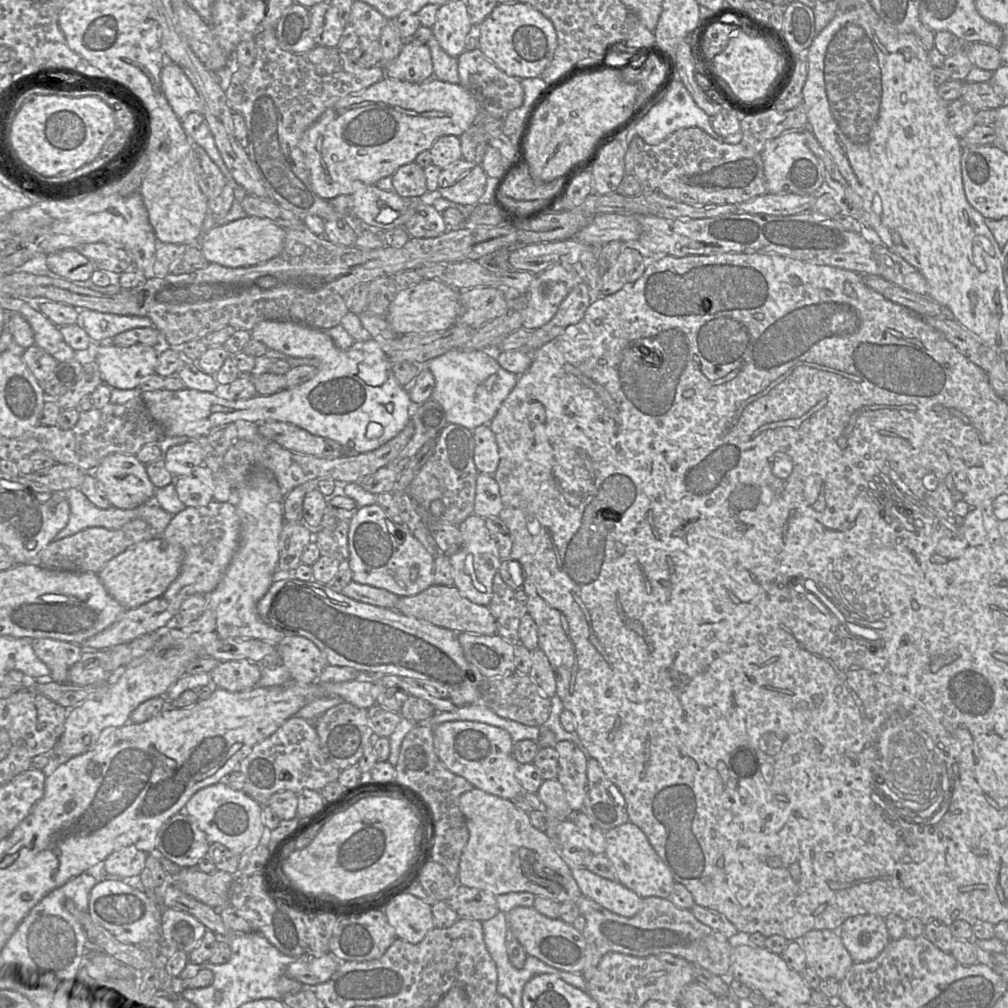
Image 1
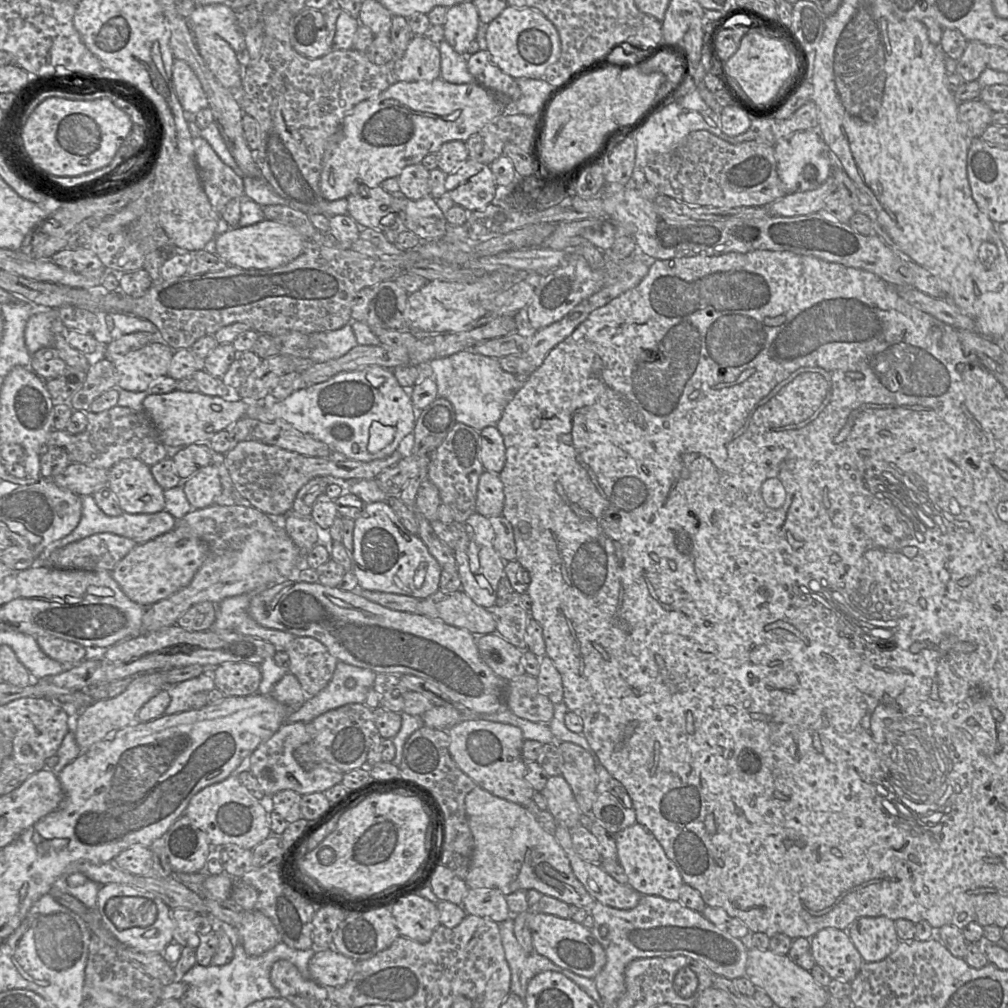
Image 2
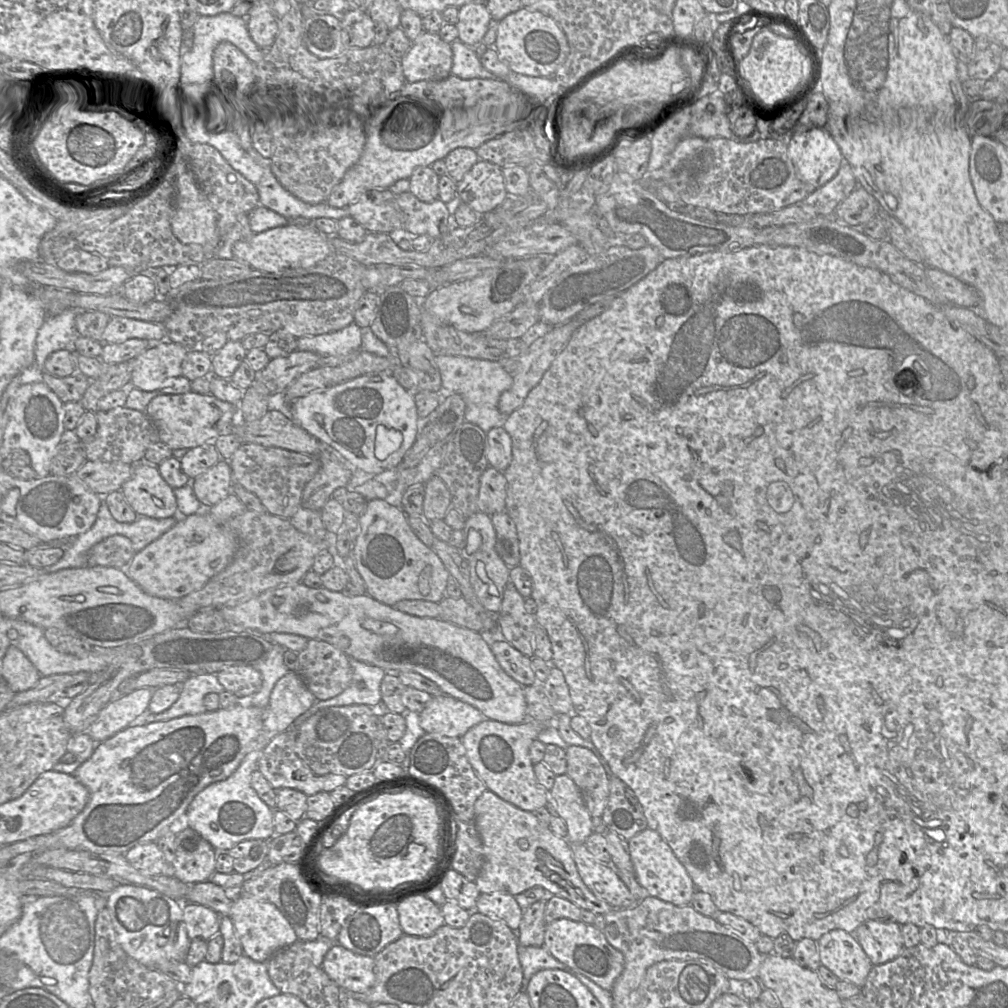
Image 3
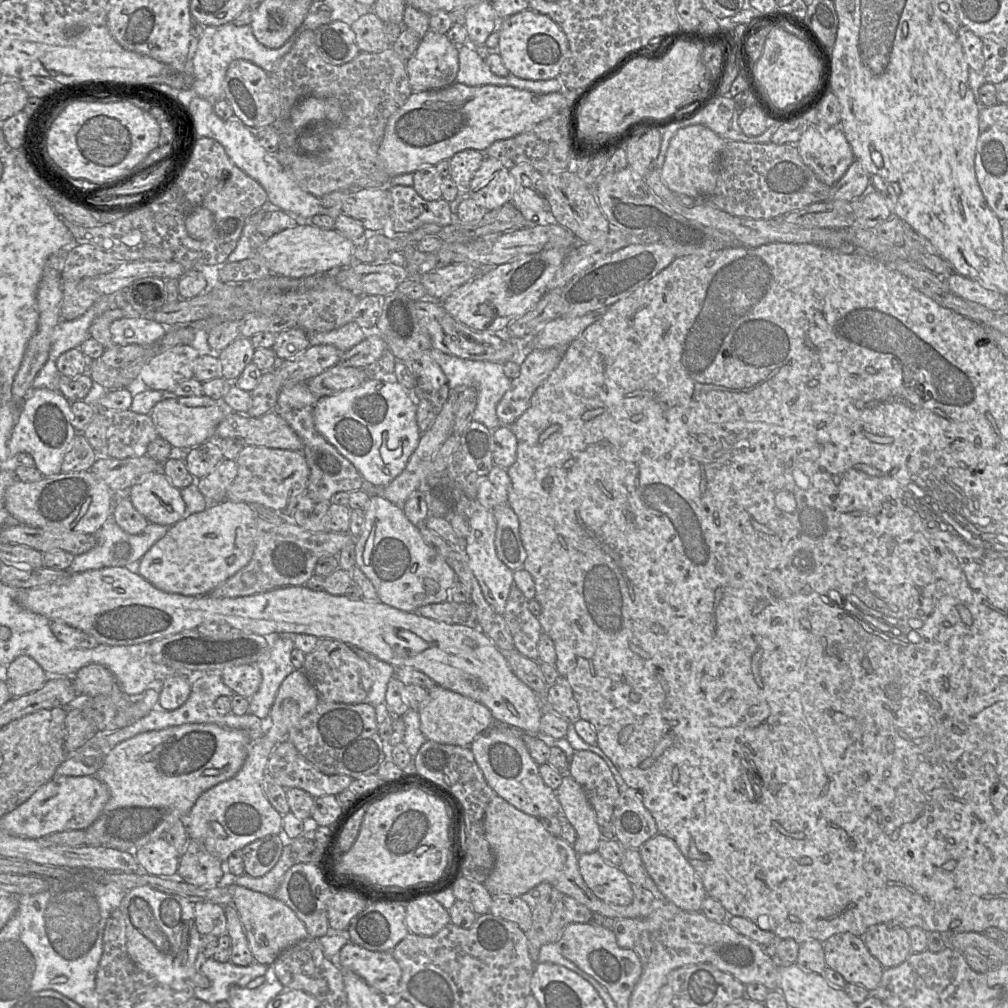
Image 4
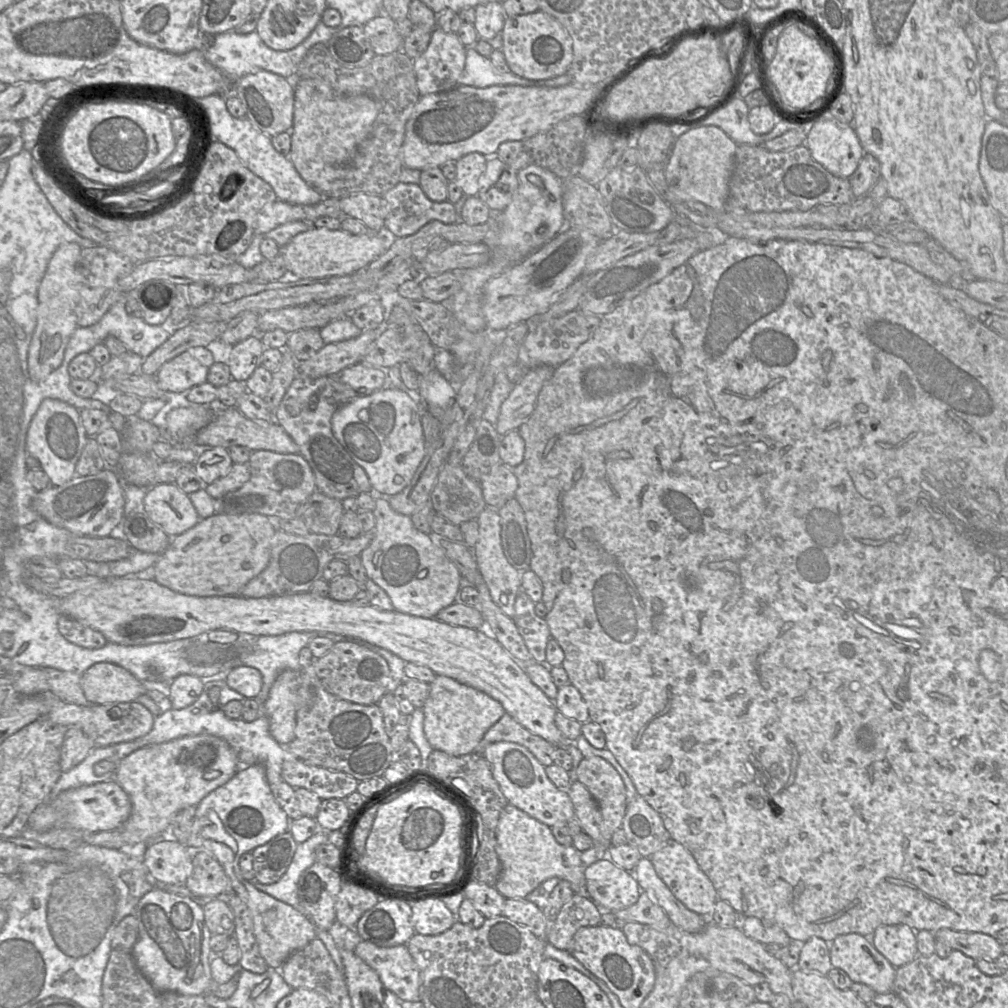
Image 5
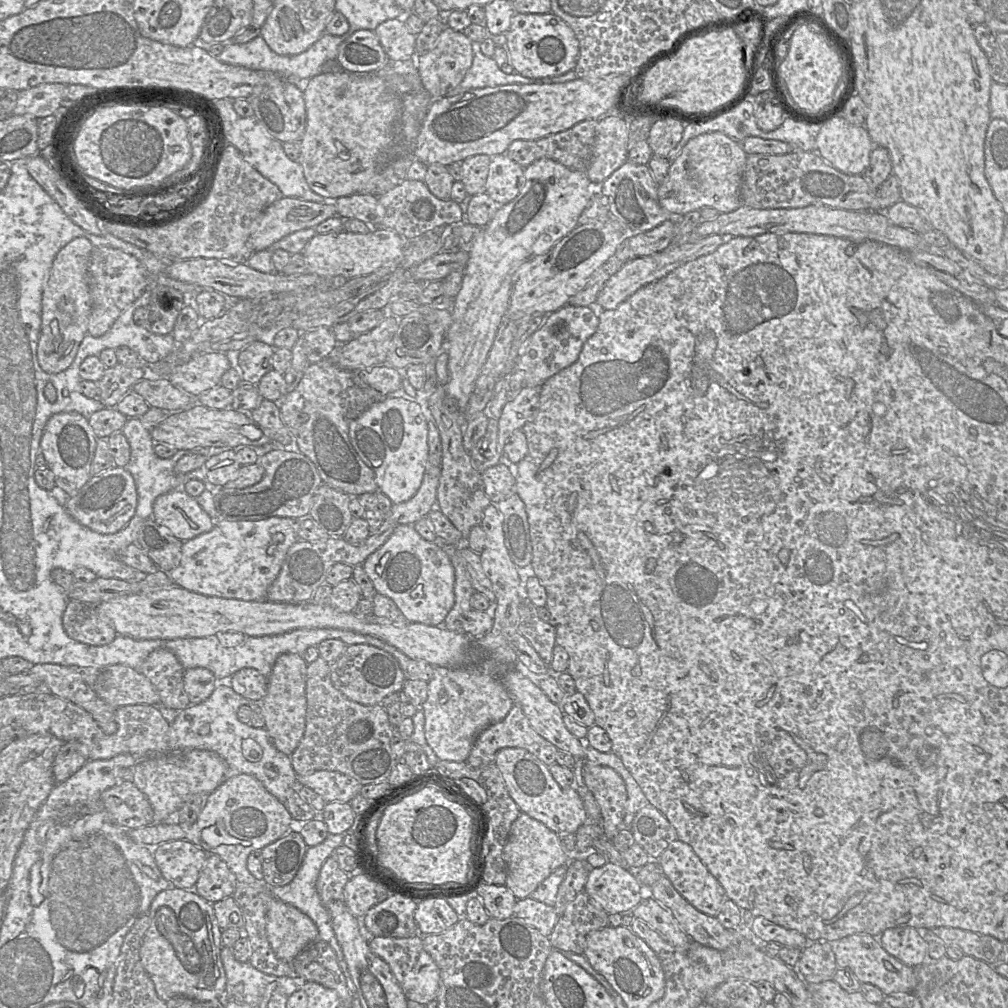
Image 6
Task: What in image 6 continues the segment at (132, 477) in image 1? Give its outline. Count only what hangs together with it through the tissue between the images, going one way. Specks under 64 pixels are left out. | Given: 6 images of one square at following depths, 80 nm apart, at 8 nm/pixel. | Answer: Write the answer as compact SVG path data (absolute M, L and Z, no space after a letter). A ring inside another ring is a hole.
M180 488L155 499L152 518L183 542L209 532L215 524L195 498Z

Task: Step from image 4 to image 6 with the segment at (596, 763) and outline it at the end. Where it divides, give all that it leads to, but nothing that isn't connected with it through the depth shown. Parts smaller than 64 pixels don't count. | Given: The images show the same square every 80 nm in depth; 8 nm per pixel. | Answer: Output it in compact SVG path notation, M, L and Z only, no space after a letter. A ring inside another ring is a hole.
M585 763L583 767L583 781L587 789L593 794L601 811L601 825L605 836L609 840L613 840L614 836L622 829L629 829L623 827L623 820L625 816L625 808L627 801L626 785L622 777L612 768L607 766L596 765L592 763Z

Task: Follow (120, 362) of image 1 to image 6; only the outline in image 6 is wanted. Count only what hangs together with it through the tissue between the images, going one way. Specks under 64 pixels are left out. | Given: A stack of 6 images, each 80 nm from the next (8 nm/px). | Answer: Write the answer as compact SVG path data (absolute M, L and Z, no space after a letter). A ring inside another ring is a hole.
M200 353L175 367L167 380L187 394L197 397L203 391L221 385L222 375L231 367L225 353Z

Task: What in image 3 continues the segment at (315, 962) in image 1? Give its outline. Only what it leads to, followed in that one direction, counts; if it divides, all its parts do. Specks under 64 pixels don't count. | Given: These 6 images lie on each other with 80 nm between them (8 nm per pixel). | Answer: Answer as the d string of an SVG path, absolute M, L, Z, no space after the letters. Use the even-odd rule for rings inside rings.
M335 943L321 968L344 992L361 994L375 983L374 965L374 957L356 954Z

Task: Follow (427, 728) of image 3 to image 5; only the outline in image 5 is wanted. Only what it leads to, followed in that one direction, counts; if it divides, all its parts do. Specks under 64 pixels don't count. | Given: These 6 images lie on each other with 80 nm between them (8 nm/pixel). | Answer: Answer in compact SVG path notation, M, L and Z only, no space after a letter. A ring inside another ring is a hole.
M436 675L429 684L429 694L421 709L427 741L433 750L451 756L474 752L487 730L506 713L501 703L486 693L442 675Z

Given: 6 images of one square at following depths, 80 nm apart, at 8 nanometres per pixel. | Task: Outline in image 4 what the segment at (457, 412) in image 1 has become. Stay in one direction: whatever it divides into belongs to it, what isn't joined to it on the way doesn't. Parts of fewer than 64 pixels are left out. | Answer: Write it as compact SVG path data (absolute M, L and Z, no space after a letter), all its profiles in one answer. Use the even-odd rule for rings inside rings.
M432 349L431 356L442 369L449 388L471 386L478 391L477 404L472 417L474 421L481 422L492 431L502 426L496 414L496 407L504 393L509 390L512 384L512 380L510 380L503 371L503 364L490 361L462 359L436 349Z

